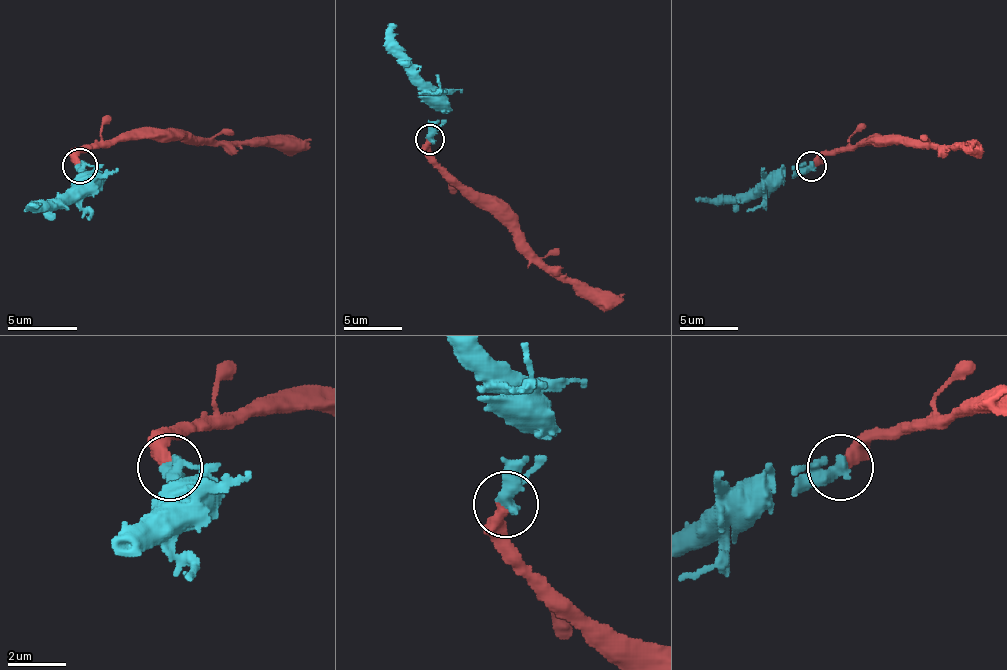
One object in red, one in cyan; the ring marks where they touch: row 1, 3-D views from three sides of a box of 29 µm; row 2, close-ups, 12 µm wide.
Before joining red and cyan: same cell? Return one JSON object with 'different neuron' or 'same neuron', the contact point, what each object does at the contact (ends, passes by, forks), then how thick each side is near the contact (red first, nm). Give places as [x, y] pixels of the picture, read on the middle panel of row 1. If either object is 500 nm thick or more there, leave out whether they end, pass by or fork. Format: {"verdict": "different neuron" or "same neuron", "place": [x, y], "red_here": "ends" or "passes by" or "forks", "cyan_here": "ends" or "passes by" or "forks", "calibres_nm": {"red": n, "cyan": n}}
{"verdict": "same neuron", "place": [430, 139], "red_here": "ends", "cyan_here": "passes by", "calibres_nm": {"red": 440, "cyan": 400}}

